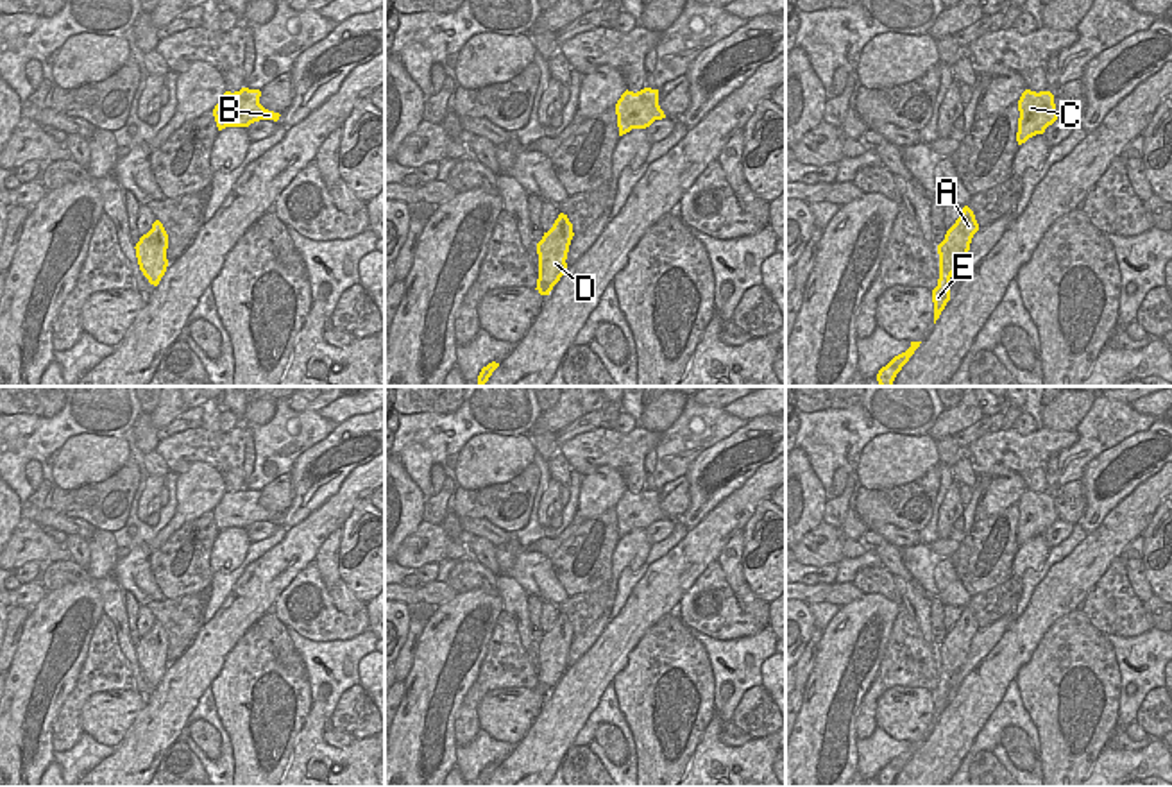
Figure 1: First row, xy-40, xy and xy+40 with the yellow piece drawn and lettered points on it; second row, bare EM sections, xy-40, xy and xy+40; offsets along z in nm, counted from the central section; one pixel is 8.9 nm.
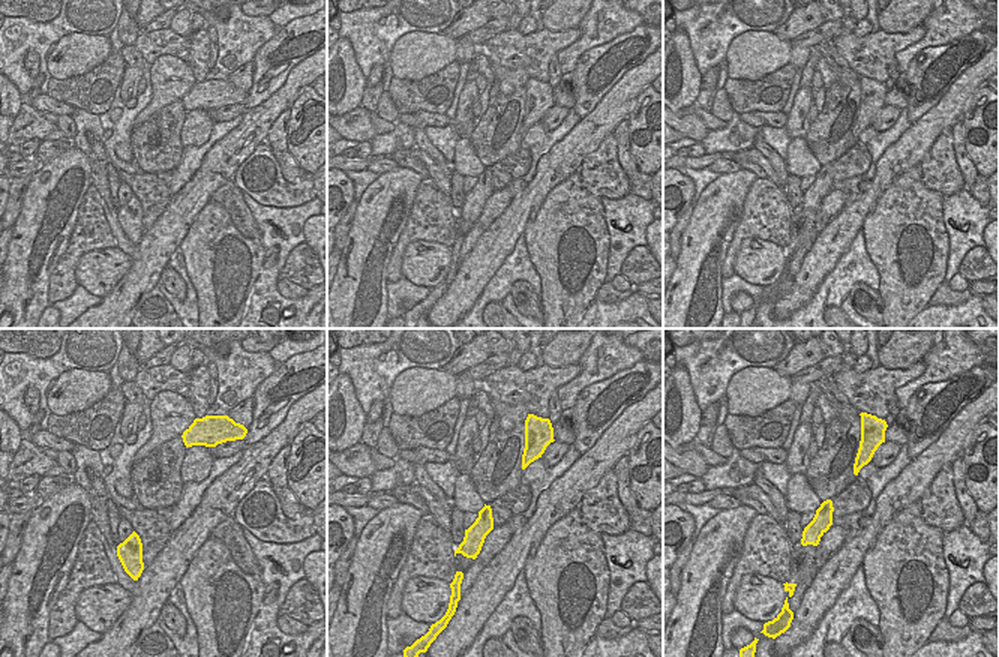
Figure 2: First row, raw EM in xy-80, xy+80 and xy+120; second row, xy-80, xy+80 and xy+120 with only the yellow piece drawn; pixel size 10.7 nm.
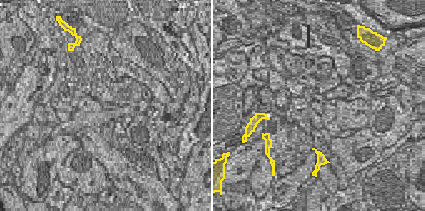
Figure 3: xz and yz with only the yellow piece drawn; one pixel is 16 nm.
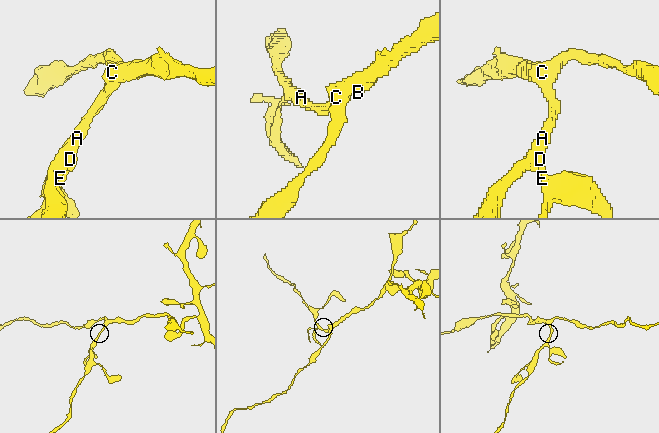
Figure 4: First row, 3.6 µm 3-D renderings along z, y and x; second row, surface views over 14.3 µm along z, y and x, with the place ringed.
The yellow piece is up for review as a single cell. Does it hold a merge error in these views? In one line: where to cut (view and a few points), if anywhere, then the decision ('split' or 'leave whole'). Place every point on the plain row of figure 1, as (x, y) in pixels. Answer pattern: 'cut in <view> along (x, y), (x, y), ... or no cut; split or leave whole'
cut in xy+40 along (940, 675), (947, 673), (951, 676); split

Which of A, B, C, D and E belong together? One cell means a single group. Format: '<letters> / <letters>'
A B C D / E

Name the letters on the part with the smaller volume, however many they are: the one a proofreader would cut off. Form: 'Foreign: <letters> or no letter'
Foreign: E

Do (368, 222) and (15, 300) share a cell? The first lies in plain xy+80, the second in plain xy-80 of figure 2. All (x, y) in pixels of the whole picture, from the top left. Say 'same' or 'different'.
same

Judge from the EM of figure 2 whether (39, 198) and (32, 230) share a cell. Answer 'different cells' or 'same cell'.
same cell

